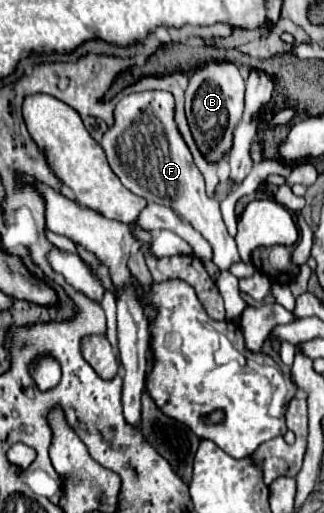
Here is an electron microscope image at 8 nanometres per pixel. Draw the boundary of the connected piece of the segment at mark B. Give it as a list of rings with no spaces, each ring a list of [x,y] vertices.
[[[209,62],[199,72],[189,74],[189,86],[185,90],[185,116],[195,138],[199,152],[209,162],[223,160],[233,144],[233,130],[243,112],[245,80],[233,62]]]

